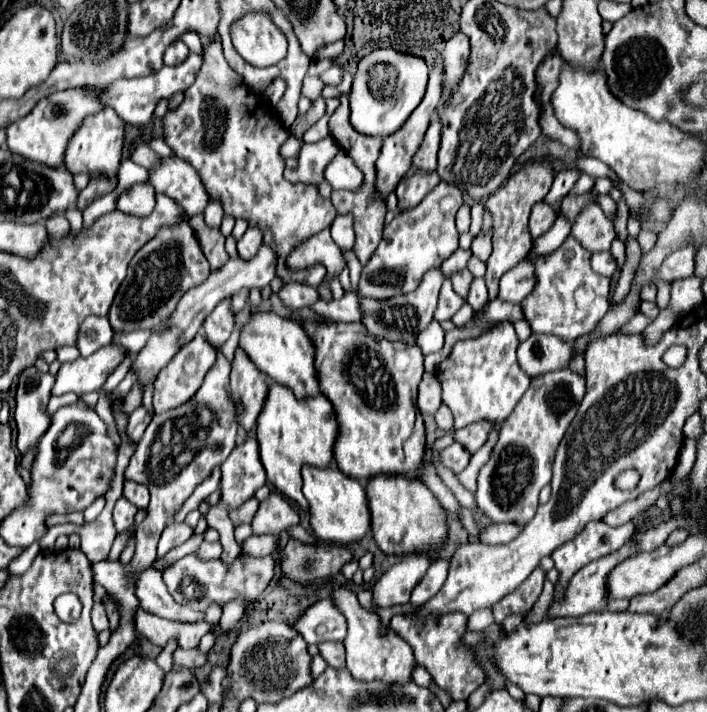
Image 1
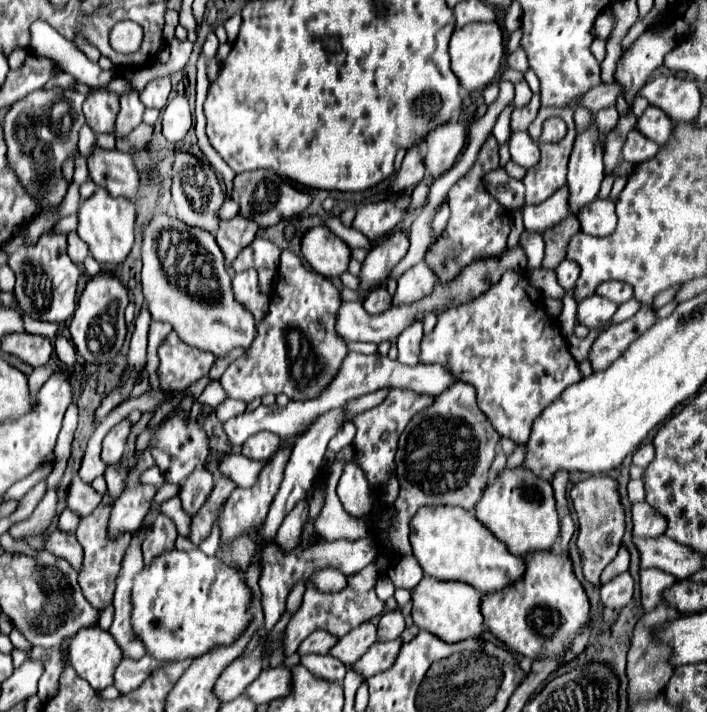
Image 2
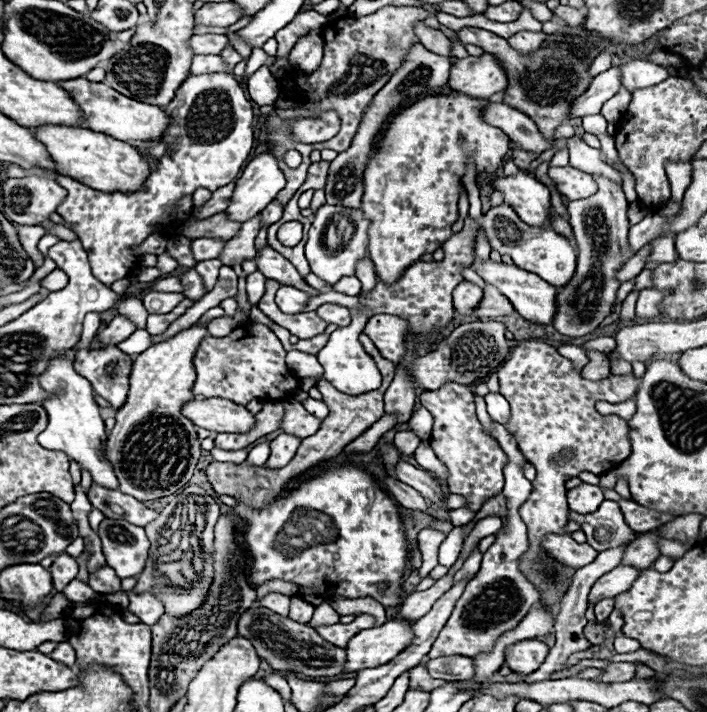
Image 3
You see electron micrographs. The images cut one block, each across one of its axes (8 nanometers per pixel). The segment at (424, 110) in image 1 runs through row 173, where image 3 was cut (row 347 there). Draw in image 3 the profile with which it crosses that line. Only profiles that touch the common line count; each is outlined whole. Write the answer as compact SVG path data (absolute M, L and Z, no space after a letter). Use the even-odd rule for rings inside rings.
M374 314L368 320L364 334L370 336L374 346L386 360L400 364L406 356L406 330L408 320L396 318L392 314Z

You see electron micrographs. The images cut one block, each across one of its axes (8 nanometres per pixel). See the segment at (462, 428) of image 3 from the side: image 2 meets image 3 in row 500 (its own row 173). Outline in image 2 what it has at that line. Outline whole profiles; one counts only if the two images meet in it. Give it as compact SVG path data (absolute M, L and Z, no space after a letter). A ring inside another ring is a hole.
M490 134L482 150L478 152L476 164L470 168L466 176L462 176L450 188L452 216L448 220L444 234L436 242L432 242L426 252L426 264L434 270L434 274L438 276L438 282L452 280L474 258L498 256L506 250L506 240L510 234L510 212L502 208L498 202L494 202L494 198L482 186L482 176L488 170L492 170L492 166L498 168L498 144L496 144L496 138ZM494 208L496 208L496 218L494 218ZM494 222L496 222L496 228L494 228Z

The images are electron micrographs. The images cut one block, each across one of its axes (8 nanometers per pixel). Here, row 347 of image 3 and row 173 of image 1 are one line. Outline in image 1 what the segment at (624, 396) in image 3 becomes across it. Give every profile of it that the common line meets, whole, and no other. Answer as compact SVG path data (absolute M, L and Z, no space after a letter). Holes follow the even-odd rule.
M546 160L540 162L528 162L524 166L520 166L520 170L500 188L496 190L488 200L486 200L486 210L492 214L492 226L494 226L494 250L488 258L488 270L486 270L486 286L488 286L488 302L492 302L496 298L498 292L498 282L502 278L502 274L510 268L514 268L520 260L524 260L528 256L528 252L532 250L530 244L530 232L528 232L528 214L532 204L540 202L554 180L554 172L550 168L550 164Z

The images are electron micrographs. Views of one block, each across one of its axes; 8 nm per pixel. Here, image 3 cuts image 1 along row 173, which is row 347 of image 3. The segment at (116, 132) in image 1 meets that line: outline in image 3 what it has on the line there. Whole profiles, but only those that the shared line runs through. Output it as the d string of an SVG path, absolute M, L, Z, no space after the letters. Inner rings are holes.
M92 340L88 348L74 346L74 350L76 372L90 380L96 394L106 398L112 408L118 410L126 402L132 358L116 346L100 346L96 340Z

